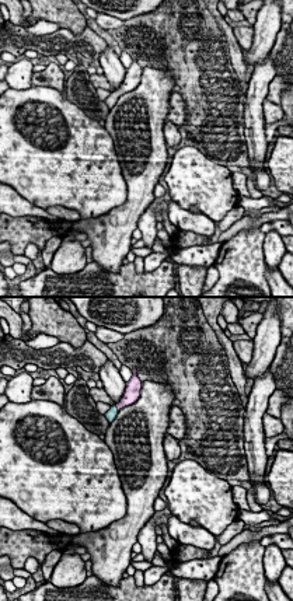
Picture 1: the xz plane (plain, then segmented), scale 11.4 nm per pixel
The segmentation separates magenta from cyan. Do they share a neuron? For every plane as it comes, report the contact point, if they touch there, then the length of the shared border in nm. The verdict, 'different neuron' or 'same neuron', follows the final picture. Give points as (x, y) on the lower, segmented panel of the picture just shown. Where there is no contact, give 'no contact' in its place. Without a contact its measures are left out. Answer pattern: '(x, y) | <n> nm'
(117, 406) | 70 nm

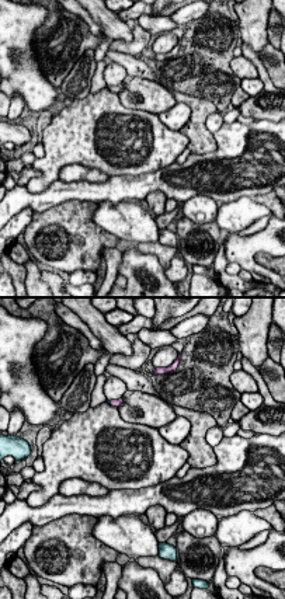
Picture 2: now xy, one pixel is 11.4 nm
no contact

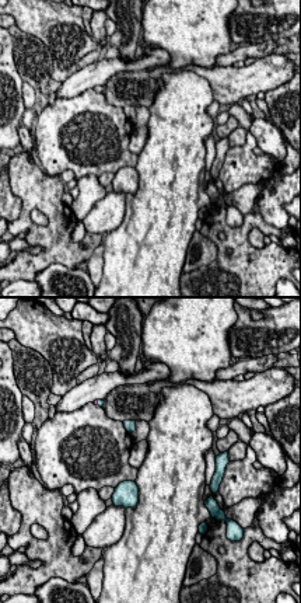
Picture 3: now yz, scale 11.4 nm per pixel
(97, 403) | 70 nm

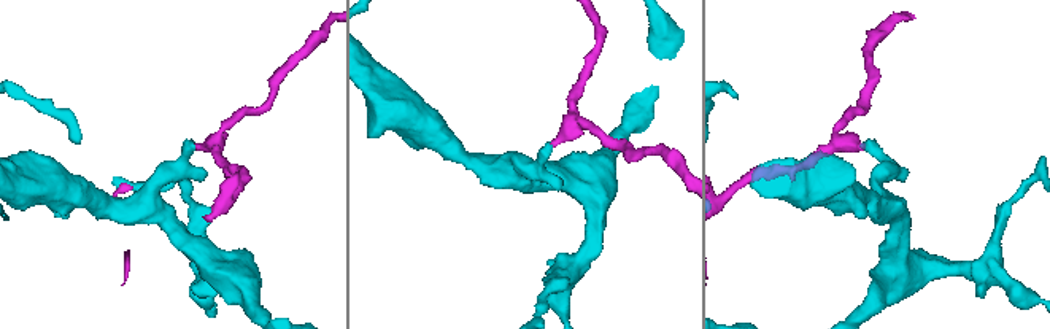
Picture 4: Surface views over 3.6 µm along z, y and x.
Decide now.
same neuron

